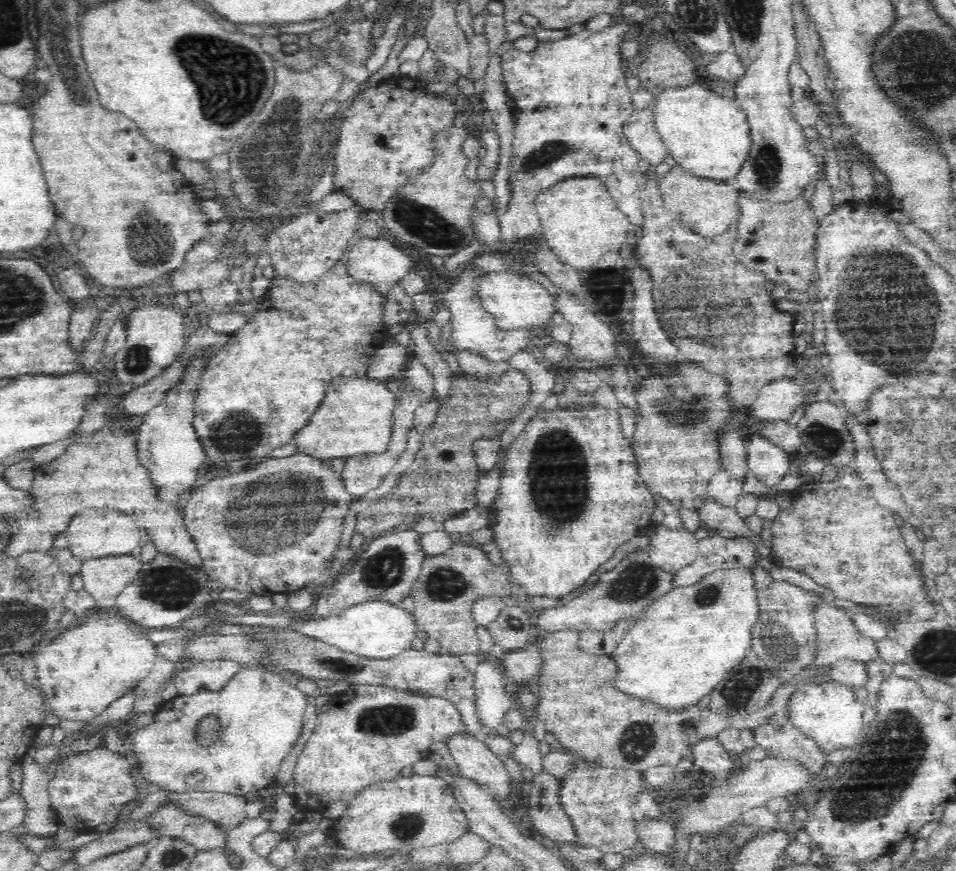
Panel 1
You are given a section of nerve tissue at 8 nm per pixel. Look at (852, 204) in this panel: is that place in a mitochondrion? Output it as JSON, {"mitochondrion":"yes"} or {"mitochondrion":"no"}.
{"mitochondrion":"no"}

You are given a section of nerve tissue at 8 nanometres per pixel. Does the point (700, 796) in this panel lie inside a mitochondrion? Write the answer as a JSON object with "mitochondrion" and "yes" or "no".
{"mitochondrion":"no"}

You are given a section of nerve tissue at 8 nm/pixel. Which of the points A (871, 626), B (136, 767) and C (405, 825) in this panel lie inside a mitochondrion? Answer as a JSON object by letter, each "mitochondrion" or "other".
{"A":"other","B":"other","C":"mitochondrion"}

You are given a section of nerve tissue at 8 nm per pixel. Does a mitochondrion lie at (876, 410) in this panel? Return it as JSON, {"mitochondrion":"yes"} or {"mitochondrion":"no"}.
{"mitochondrion":"no"}

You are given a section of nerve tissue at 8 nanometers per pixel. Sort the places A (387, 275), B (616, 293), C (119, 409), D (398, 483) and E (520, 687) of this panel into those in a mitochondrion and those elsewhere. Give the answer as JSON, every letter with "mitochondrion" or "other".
{"A":"other","B":"other","C":"other","D":"other","E":"other"}

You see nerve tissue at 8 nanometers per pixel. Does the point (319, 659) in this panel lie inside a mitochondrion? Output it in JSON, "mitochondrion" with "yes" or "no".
{"mitochondrion":"yes"}

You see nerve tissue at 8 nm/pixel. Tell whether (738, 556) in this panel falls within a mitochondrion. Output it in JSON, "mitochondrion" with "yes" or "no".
{"mitochondrion":"no"}

